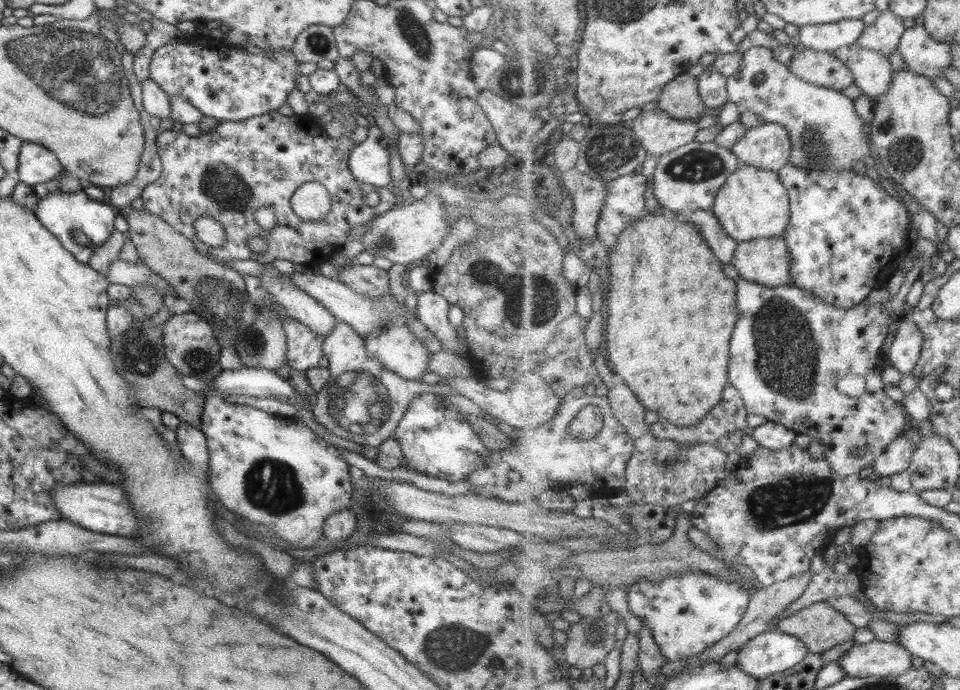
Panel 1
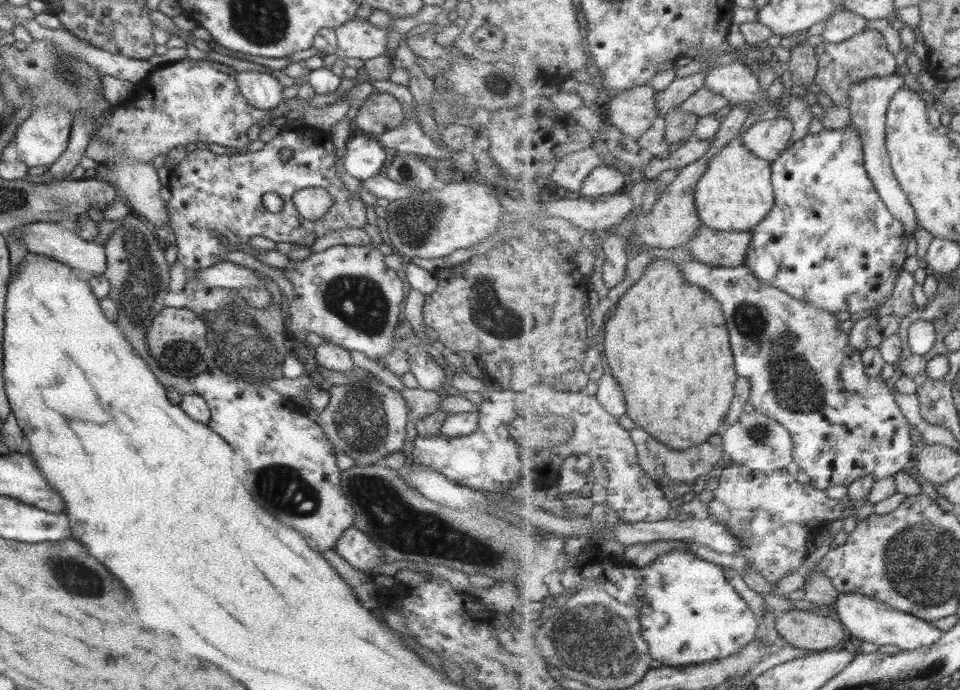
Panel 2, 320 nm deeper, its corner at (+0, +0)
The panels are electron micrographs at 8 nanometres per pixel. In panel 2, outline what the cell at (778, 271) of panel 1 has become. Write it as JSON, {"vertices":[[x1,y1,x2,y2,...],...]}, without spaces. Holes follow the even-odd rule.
{"vertices":[[703,225,685,247,706,265,736,267,745,265,751,239,750,231,720,231]]}

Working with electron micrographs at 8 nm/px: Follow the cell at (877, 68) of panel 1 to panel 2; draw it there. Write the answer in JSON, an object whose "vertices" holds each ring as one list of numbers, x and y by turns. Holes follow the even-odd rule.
{"vertices":[[896,72,891,76,873,76,872,78,866,78,866,80,860,80,849,91,851,97,850,113,852,114,853,125,860,130,864,142,865,168,868,169,869,178,874,182,877,193,893,213,893,216,896,216,903,223,907,236,913,237,917,235,916,230,918,230,916,210,895,176,886,141,886,122,890,102,903,84,905,84,904,76]]}

